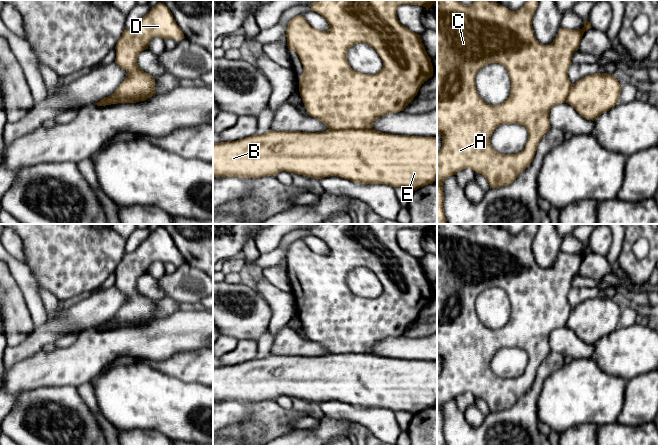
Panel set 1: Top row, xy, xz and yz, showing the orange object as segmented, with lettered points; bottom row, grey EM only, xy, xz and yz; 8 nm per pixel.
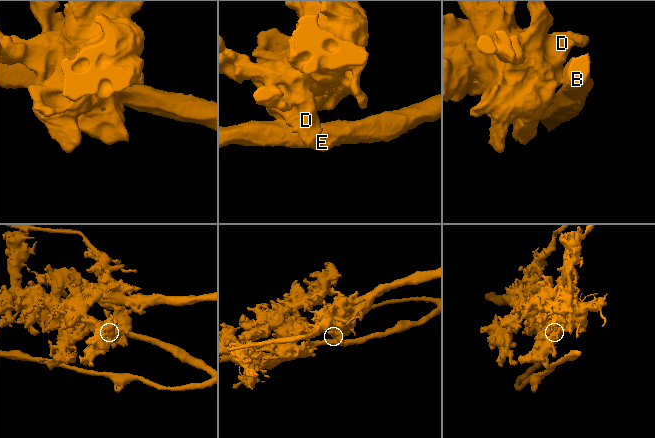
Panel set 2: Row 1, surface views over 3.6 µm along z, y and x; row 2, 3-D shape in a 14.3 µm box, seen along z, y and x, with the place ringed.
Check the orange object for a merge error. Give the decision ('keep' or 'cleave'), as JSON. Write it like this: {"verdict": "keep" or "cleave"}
{"verdict": "cleave"}

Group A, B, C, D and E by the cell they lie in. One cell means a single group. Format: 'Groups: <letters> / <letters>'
Groups: A C D / B E

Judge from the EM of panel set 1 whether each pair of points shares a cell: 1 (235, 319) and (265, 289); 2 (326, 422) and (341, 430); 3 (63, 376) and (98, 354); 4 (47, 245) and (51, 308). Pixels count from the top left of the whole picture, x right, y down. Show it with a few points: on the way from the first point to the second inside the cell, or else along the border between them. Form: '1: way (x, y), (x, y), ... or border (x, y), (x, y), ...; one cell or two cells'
1: border (254, 287), (268, 304), (271, 315); two cells
2: way (330, 426), (337, 428); one cell
3: way (72, 367), (89, 355); one cell
4: border (41, 286), (46, 288), (60, 302); two cells

